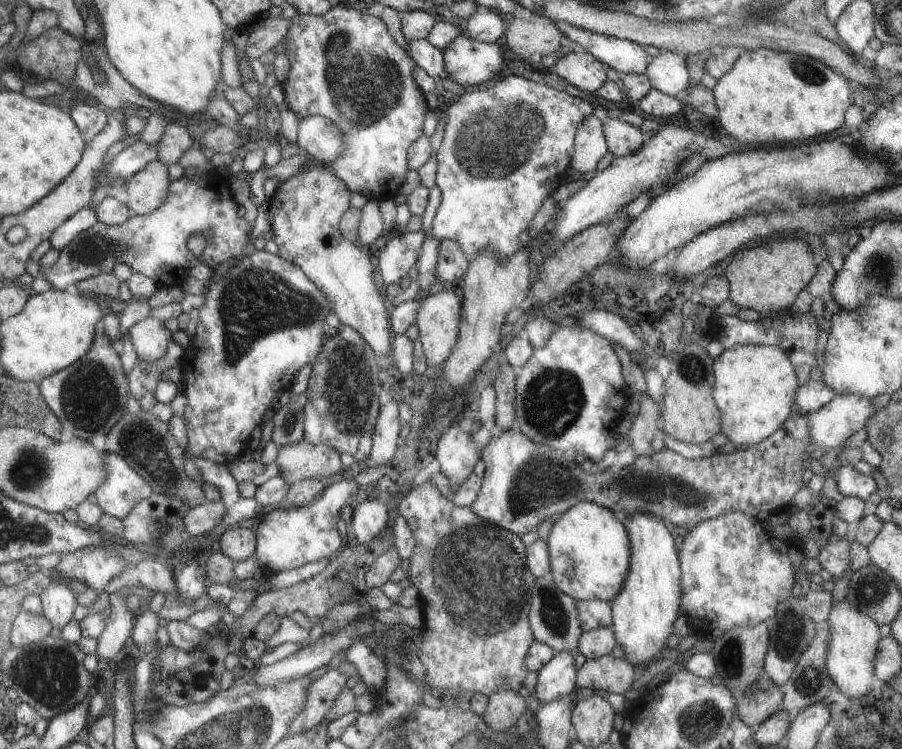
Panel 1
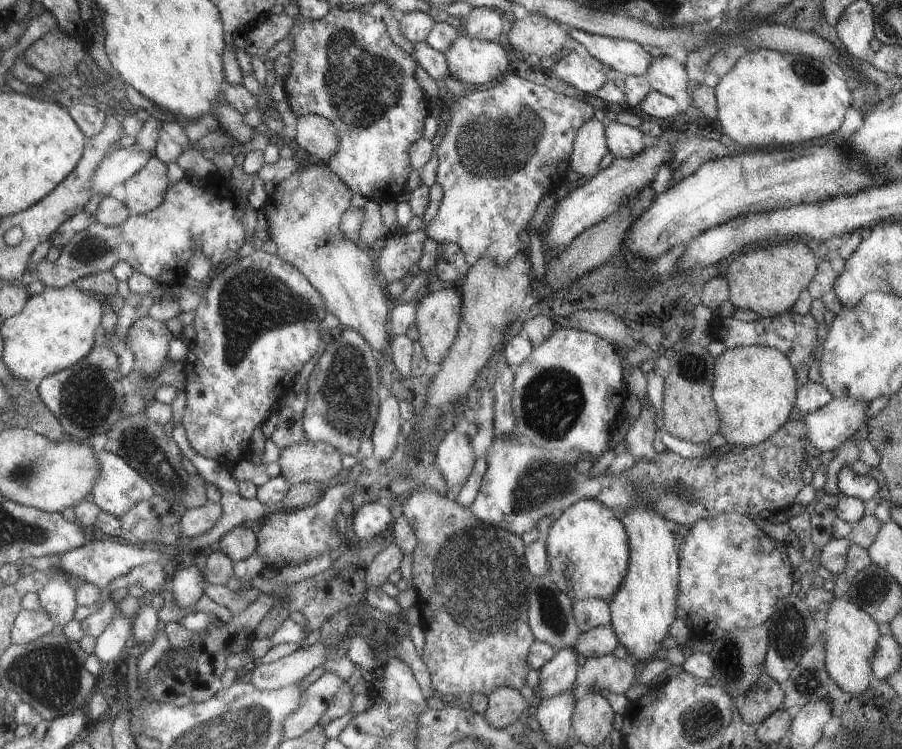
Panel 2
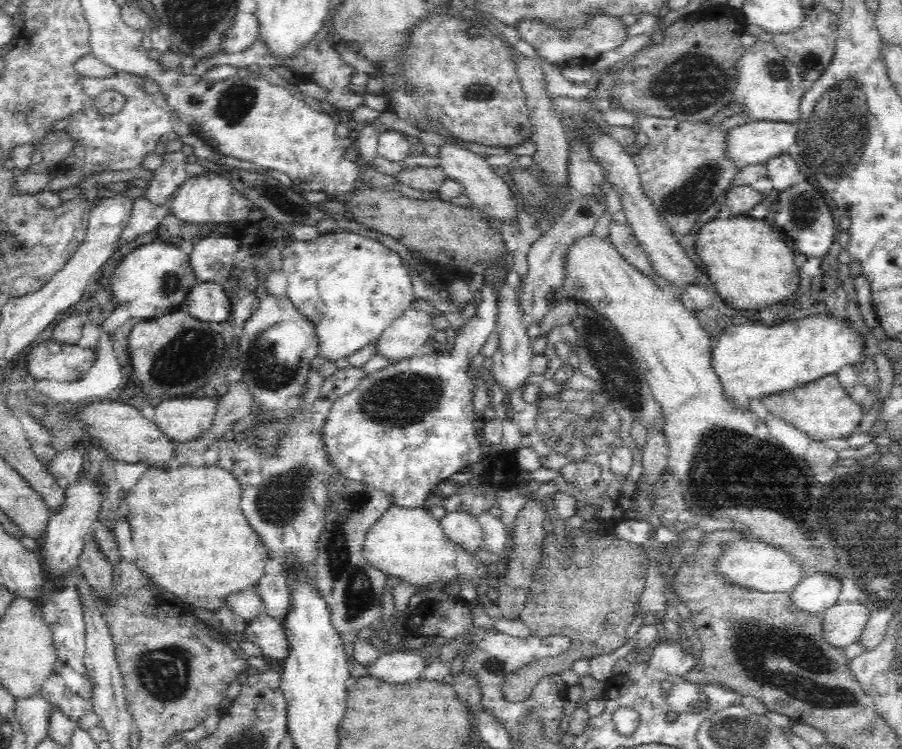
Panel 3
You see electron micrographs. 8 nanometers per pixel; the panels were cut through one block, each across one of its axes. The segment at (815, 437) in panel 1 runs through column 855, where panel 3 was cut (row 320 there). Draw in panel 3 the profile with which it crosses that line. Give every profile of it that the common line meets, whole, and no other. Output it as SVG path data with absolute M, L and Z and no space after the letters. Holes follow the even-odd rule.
M412 308L406 310L378 338L375 343L376 356L386 358L392 365L422 353L425 343L435 331L431 317L428 312Z

